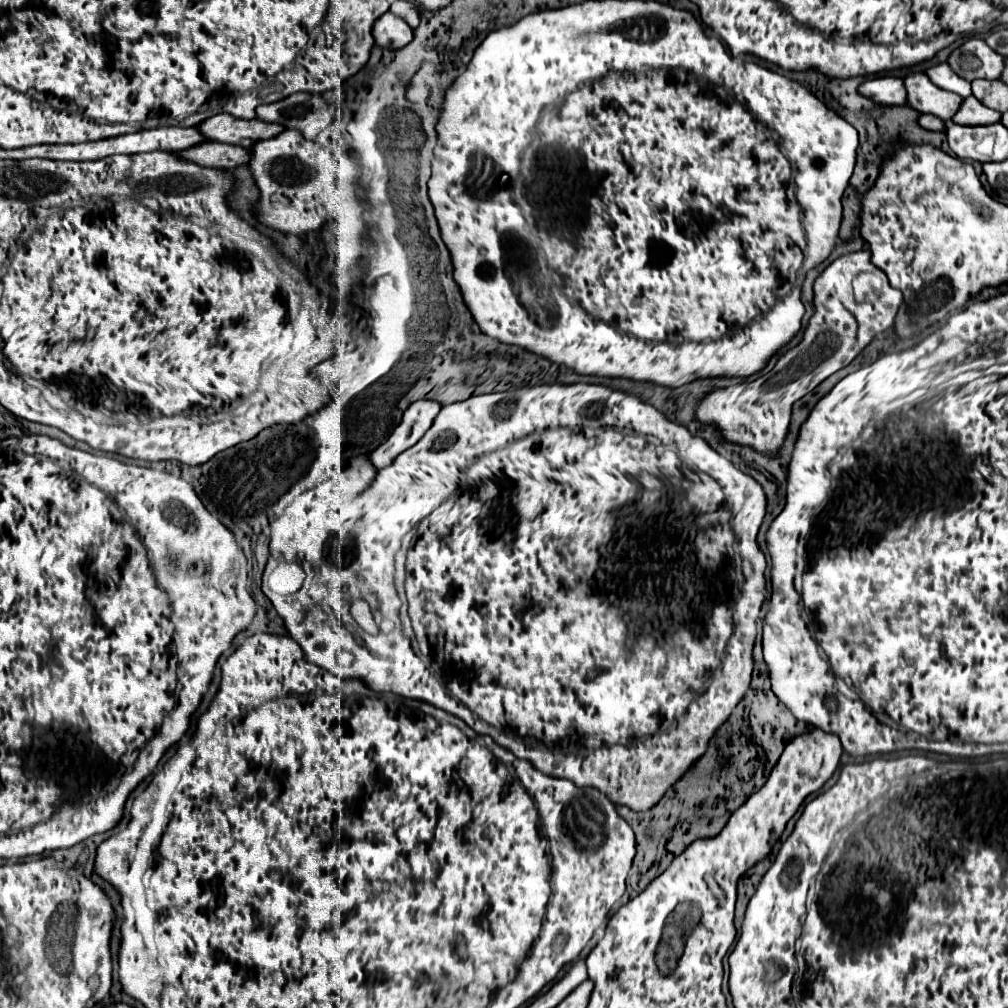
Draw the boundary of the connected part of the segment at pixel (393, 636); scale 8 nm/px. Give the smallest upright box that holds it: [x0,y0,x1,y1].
[263,383,767,811]

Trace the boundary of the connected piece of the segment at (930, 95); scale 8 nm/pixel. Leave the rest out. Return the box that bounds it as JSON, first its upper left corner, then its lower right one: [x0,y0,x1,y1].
[905,73,963,121]

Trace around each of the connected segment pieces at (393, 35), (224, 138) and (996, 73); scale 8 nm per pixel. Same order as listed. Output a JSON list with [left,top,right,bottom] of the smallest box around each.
[[371,11,413,49],[199,115,285,149],[949,36,1003,81]]

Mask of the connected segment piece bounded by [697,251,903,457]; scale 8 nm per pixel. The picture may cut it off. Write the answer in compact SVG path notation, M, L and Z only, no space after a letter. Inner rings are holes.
M855 251L835 259L817 279L813 285L815 291L815 315L807 325L805 339L807 343L799 343L797 347L789 349L777 365L761 373L759 379L753 383L731 385L727 389L719 389L709 393L697 407L697 419L703 423L715 423L723 437L731 443L751 445L755 451L763 455L777 455L777 447L783 443L789 421L791 421L791 407L797 399L813 391L821 381L825 381L835 371L847 367L869 343L871 339L887 331L893 325L897 309L903 301L903 295L887 283L887 277L881 269L871 265L869 251ZM871 271L881 277L883 287L881 295L875 303L857 303L853 295L851 281L855 275ZM829 309L833 309L829 313ZM765 399L765 401L763 401Z

